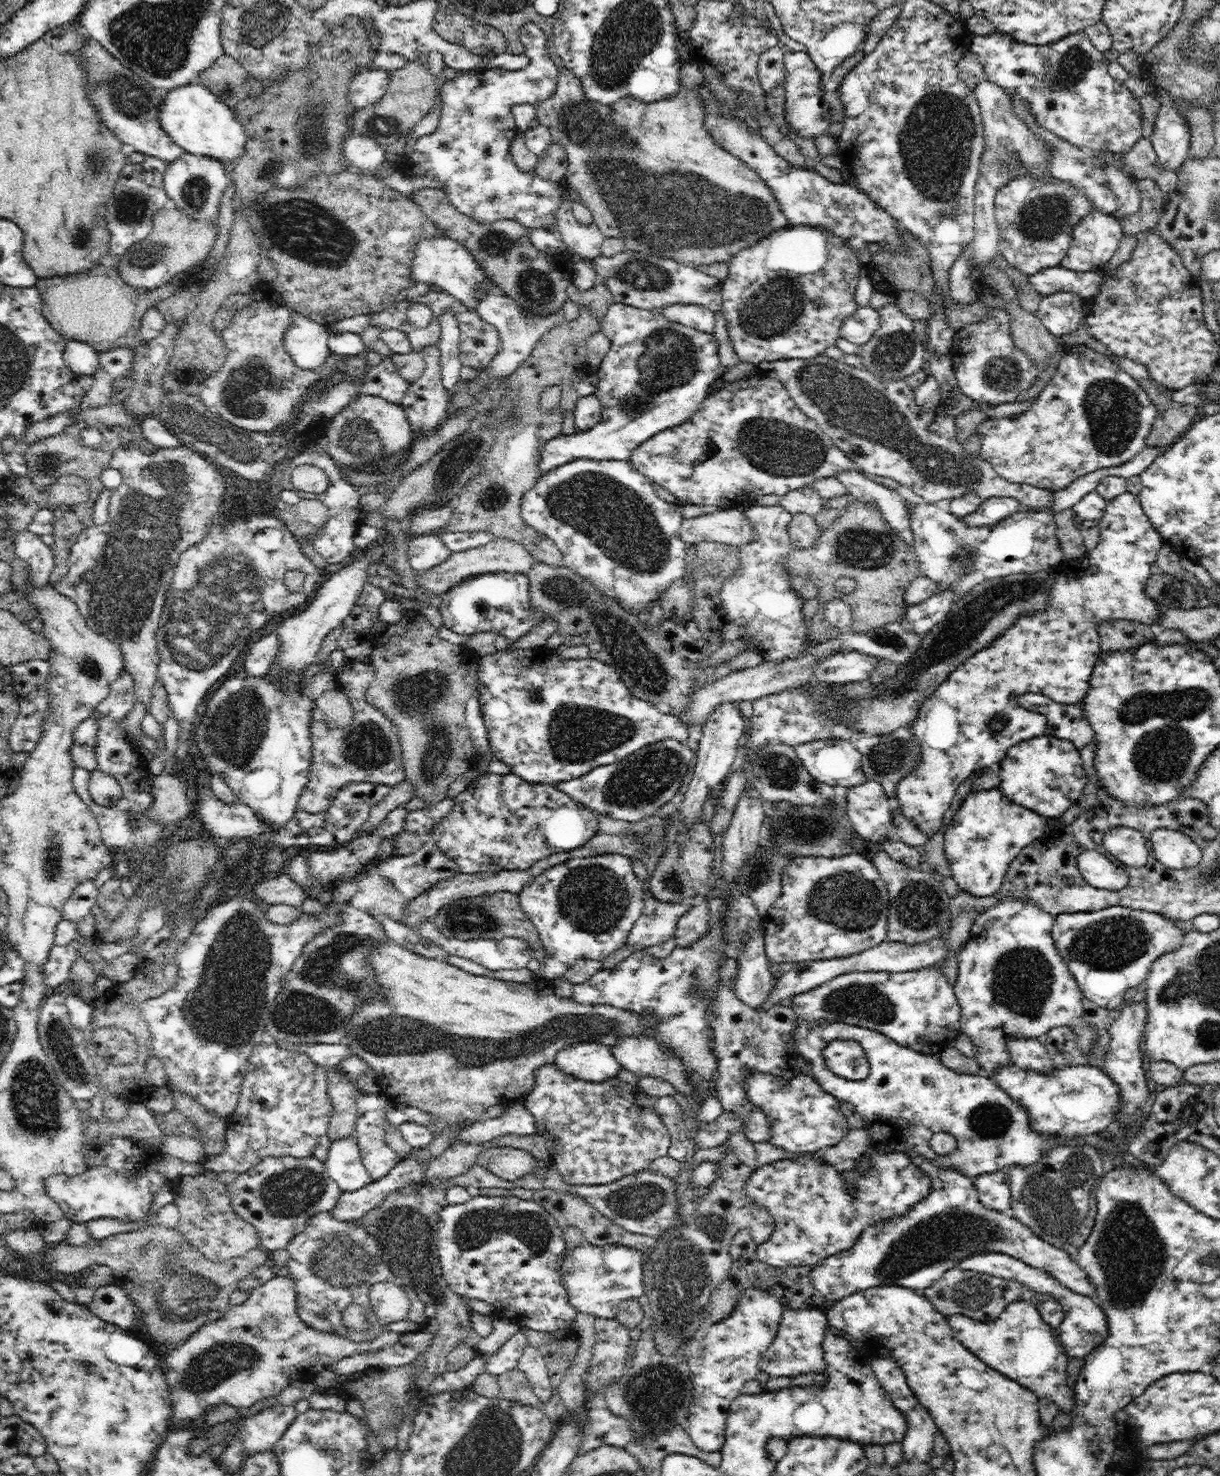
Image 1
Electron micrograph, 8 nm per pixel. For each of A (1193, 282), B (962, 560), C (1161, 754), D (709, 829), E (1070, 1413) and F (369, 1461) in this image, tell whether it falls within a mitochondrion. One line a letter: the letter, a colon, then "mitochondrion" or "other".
A: other
B: mitochondrion
C: mitochondrion
D: other
E: other
F: other

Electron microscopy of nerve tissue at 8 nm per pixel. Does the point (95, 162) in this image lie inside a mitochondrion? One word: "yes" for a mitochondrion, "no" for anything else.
yes

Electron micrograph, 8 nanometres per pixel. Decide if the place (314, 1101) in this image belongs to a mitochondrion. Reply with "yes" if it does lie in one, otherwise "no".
no

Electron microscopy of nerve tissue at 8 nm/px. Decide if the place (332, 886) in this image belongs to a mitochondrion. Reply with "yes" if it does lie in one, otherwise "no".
no

